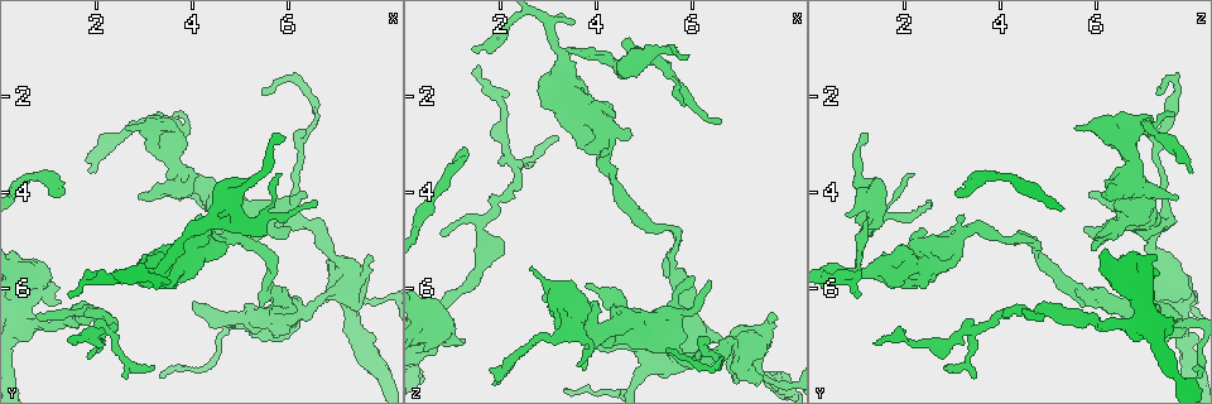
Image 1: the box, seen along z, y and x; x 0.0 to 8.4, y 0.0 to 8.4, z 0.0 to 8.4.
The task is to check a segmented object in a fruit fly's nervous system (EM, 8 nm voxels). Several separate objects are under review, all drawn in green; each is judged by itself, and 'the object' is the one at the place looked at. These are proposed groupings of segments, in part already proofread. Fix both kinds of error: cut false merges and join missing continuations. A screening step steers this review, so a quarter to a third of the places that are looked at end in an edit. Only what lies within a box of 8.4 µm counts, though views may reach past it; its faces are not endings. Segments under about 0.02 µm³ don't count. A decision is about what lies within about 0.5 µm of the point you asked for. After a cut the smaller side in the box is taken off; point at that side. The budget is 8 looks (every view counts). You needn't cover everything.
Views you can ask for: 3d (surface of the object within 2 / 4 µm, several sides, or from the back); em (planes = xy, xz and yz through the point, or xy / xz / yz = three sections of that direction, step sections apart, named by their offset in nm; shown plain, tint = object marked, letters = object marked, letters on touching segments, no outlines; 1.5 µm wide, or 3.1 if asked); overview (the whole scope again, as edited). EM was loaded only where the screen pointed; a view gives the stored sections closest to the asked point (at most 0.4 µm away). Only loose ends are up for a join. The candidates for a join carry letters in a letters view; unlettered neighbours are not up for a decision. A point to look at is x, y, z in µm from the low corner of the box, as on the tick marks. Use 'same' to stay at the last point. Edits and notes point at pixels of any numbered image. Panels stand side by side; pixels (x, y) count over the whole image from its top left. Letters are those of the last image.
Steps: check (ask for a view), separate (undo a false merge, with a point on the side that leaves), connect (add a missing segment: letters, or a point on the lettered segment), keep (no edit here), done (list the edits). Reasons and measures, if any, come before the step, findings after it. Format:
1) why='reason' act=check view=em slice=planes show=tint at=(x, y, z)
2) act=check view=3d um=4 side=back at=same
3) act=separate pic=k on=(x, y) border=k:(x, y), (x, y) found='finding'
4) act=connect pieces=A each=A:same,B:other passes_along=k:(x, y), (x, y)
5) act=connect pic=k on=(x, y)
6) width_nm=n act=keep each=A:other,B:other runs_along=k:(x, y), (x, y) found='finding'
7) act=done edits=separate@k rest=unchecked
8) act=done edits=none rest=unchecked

why='branch stops here' act=check view=3d um=4 side=back at=(0.80, 6.70, 4.90)

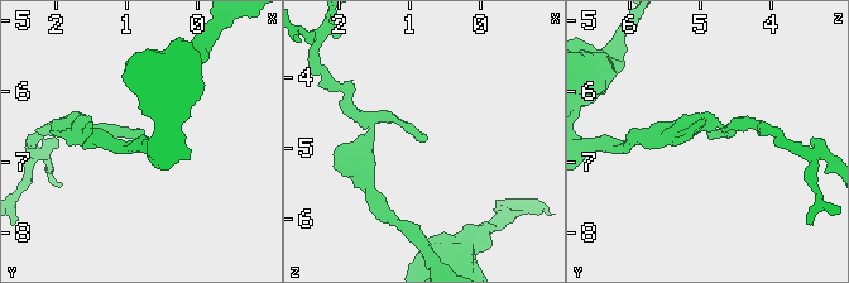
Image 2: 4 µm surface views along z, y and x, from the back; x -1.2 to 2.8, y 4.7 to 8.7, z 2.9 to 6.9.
act=check view=em slice=planes show=letters at=(0.85, 6.65, 4.85)

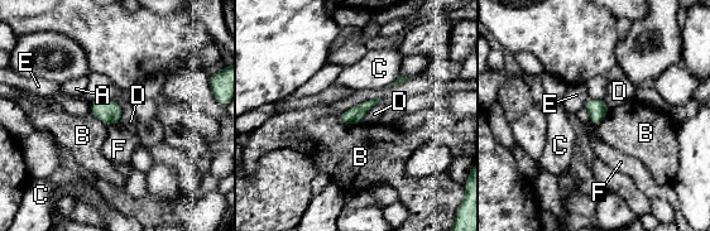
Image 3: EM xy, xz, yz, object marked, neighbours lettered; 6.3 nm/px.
act=keep each=A:other,B:other,C:other,D:other,E:other,F:other found='none of them fits'

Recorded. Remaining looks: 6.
why='sudden change in width' act=check view=3d um=4 at=(6.80, 5.20, 7.15)

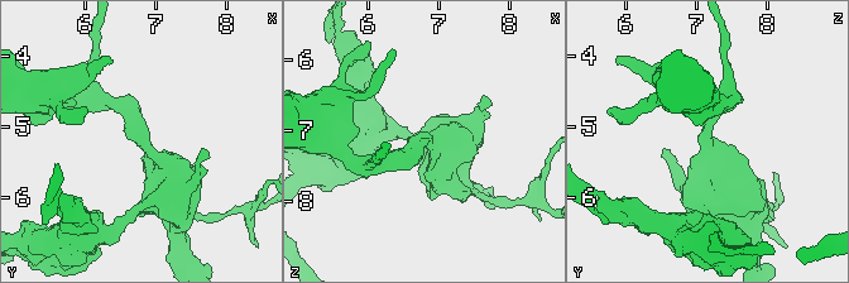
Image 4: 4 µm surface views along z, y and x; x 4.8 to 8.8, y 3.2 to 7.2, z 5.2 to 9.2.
arm_widths_nm=190,420 act=check view=em slice=planes show=letters at=(6.80, 5.25, 7.10)

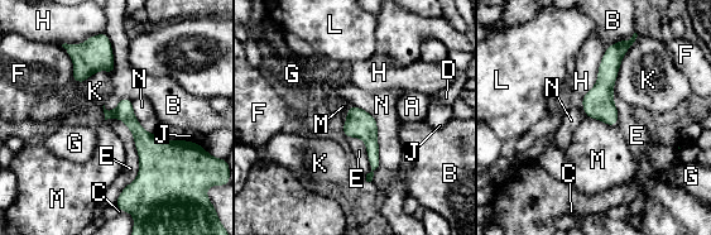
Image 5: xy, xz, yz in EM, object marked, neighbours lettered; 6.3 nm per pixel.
act=keep each=A:other,B:other,C:other,D:other,E:other,F:other,G:other,H:other,J:other,K:other,L:other,M:other,N:other border=5:(586, 116), (615, 125) found='continuous, no second neuron'

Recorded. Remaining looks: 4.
why='branch stops here' act=check view=em slice=planes show=plain at=(5.80, 3.60, 2.20)

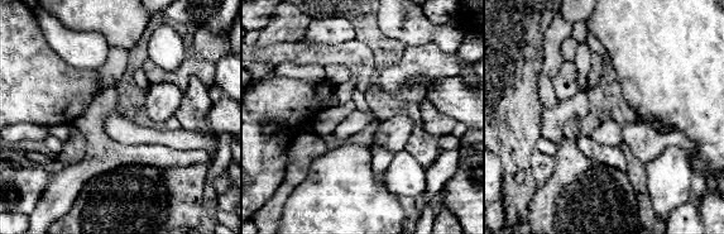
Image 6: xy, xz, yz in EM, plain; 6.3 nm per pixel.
act=check view=em slice=planes show=letters at=same

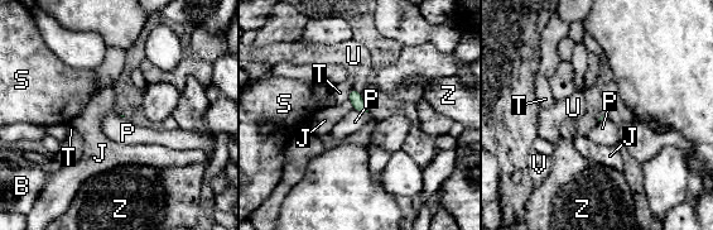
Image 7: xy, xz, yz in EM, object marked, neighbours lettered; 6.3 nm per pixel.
longest_contact=P:100nm act=keep each=B:other,J:other,P:other,S:other,T:other,U:other,V:other,Z:other found='no lettered segment goes on from it'

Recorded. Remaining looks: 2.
act=done edits=none rest=unchecked

